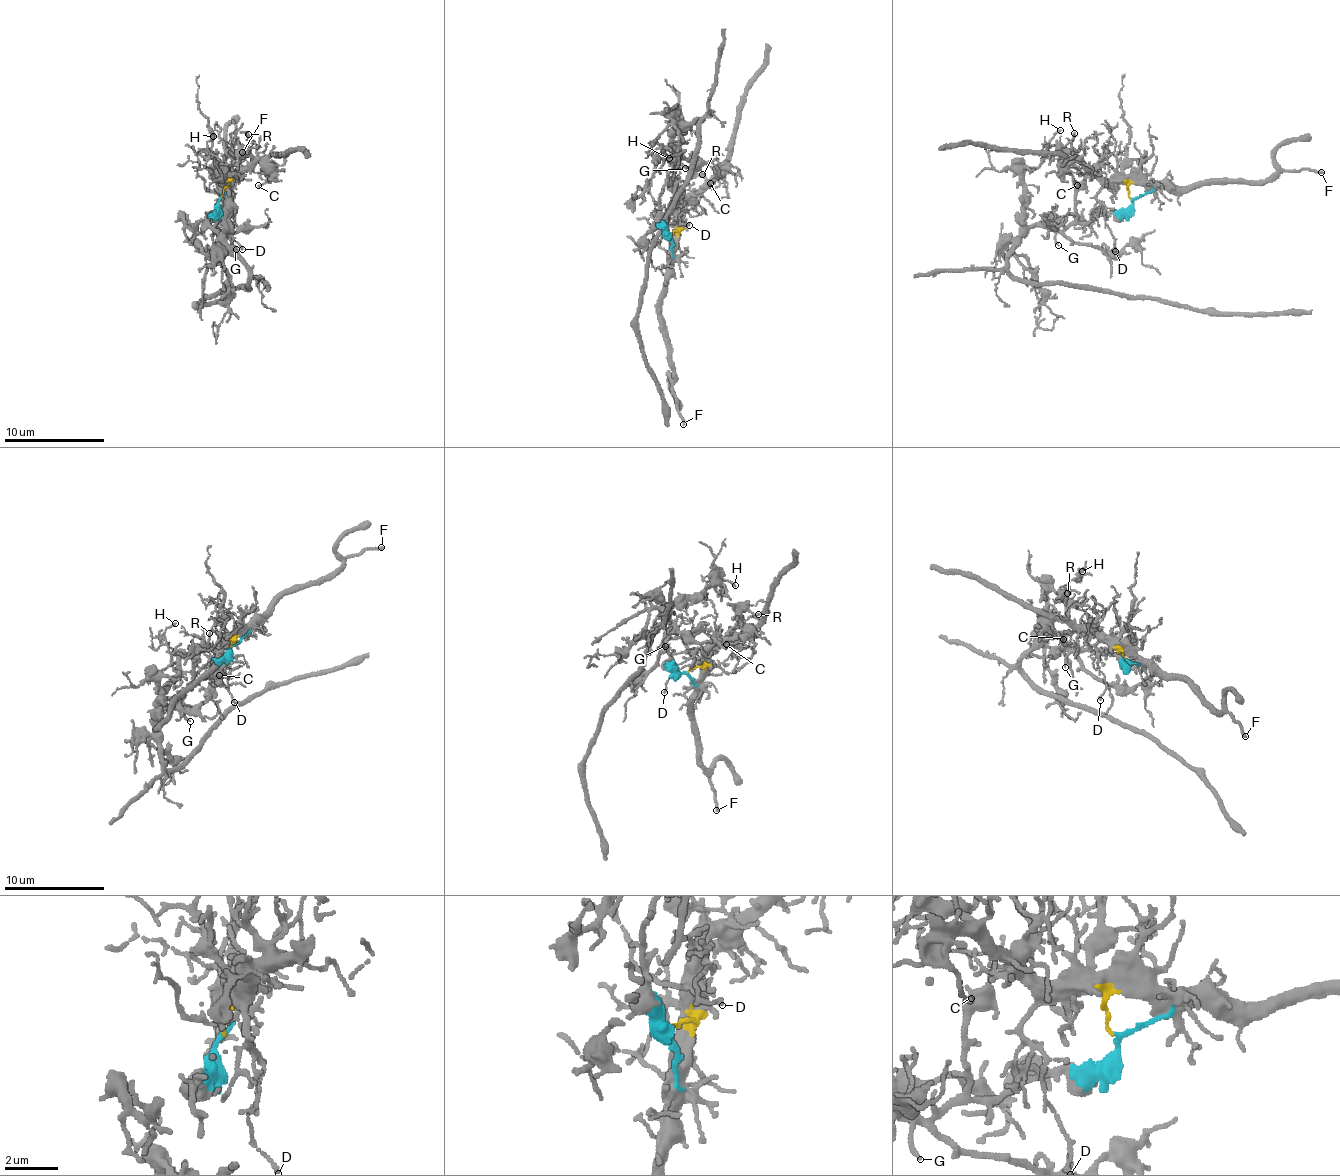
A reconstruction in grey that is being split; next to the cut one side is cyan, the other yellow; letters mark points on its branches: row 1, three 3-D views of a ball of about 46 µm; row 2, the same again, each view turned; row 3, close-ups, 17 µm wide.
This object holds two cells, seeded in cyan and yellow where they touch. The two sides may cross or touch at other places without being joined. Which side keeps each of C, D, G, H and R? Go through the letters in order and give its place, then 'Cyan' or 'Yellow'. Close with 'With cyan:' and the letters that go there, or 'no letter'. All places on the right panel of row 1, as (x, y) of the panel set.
C: Place: (1077, 185). Yellow
D: Place: (1115, 251). Yellow
G: Place: (1058, 245). Cyan
H: Place: (1060, 130). Cyan
R: Place: (1074, 133). Yellow
With cyan: G, H

